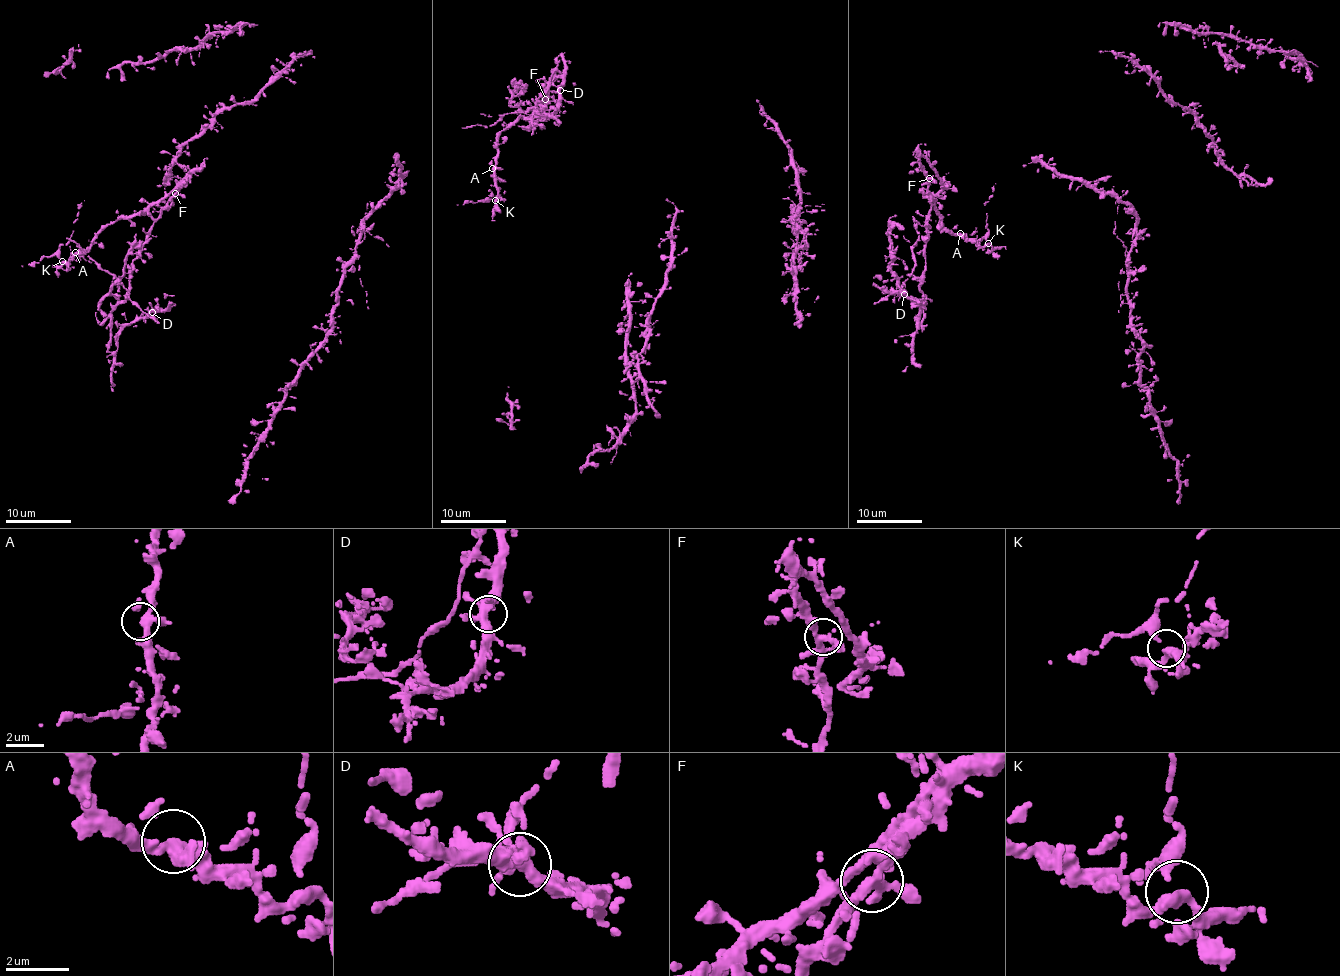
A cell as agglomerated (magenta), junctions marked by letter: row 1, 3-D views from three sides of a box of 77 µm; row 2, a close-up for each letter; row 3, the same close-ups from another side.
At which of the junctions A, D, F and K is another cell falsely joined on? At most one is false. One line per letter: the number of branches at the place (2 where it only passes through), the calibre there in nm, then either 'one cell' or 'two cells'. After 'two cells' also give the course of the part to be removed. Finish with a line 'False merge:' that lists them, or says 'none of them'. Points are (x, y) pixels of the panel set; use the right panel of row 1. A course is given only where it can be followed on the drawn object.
A: 4 branches meet; 280 nm thick; one cell
D: 4 branches meet; 400 nm thick; one cell
F: 4 branches meet; 300 nm thick; one cell
K: 4 branches meet; 300 nm thick; two cells; foreign part runs (988, 242), (985, 205), (995, 183)
False merge: K

